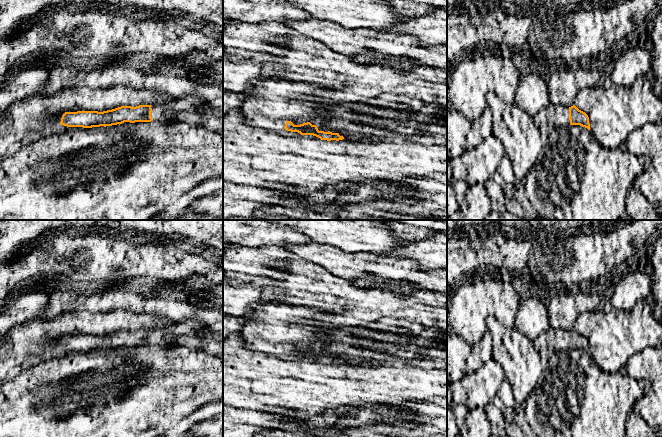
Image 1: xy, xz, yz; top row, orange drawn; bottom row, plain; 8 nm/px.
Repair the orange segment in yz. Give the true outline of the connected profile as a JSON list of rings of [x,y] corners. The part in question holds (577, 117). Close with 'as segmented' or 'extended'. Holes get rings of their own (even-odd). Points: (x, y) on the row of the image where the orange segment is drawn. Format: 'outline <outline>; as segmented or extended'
outline [[[563,105],[555,106],[556,118],[553,123],[555,129],[566,127],[569,125],[580,125],[590,130],[588,115],[579,110],[575,105],[565,107]]]; extended

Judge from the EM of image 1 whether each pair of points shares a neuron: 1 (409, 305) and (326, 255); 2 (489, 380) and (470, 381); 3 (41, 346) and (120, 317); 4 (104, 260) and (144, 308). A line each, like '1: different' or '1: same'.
1: different
2: same
3: same
4: different

